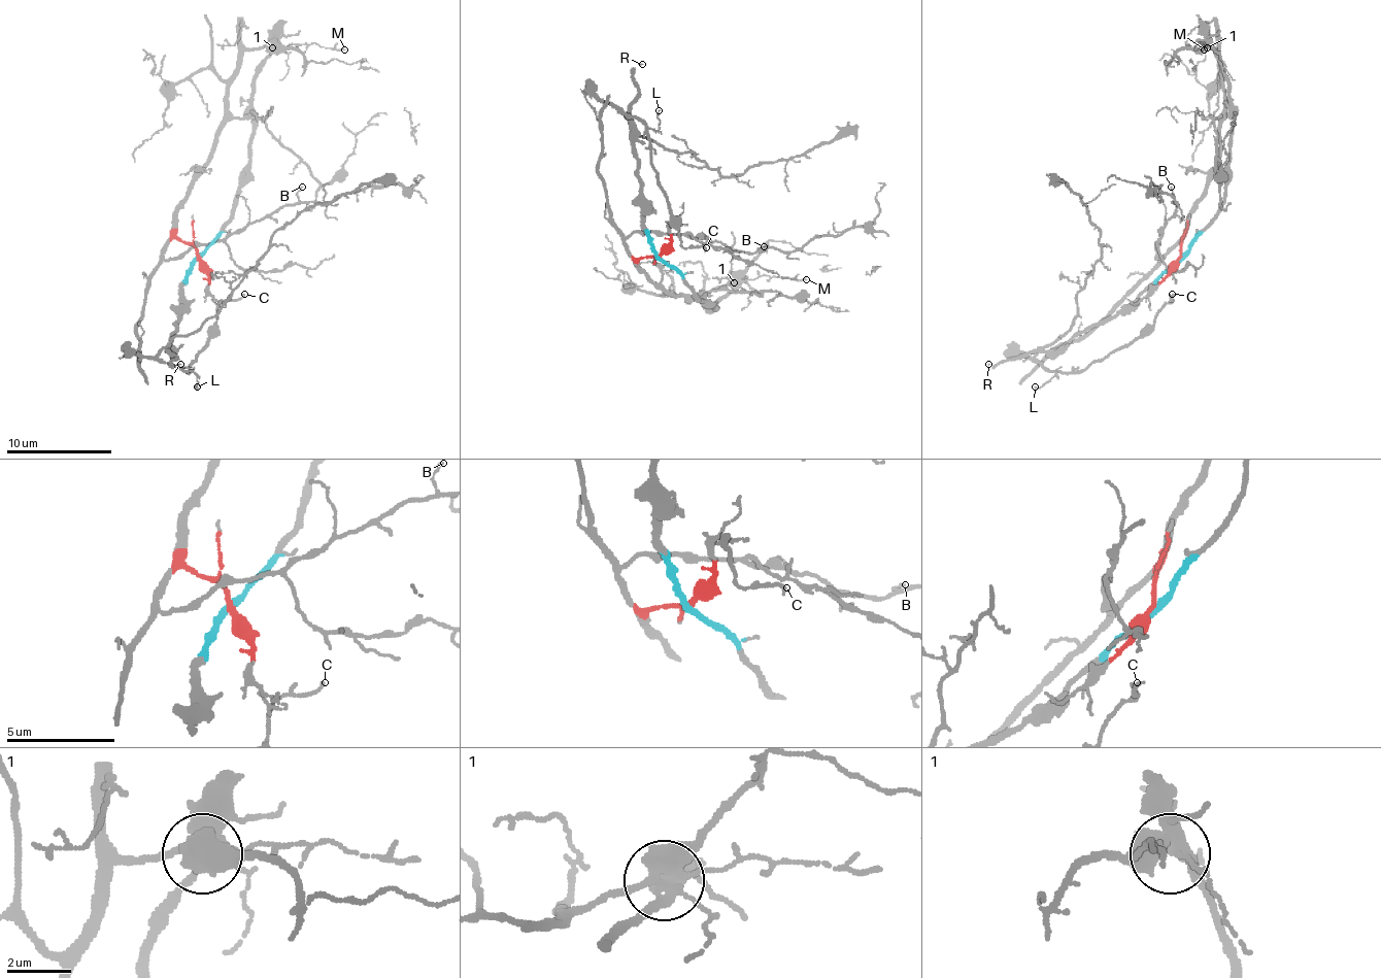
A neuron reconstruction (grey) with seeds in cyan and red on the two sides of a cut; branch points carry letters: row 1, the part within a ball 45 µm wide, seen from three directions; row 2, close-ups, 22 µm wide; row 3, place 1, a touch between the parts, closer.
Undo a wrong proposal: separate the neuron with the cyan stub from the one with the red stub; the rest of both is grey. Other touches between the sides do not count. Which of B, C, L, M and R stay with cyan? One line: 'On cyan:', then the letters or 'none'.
On cyan: C, L, R

